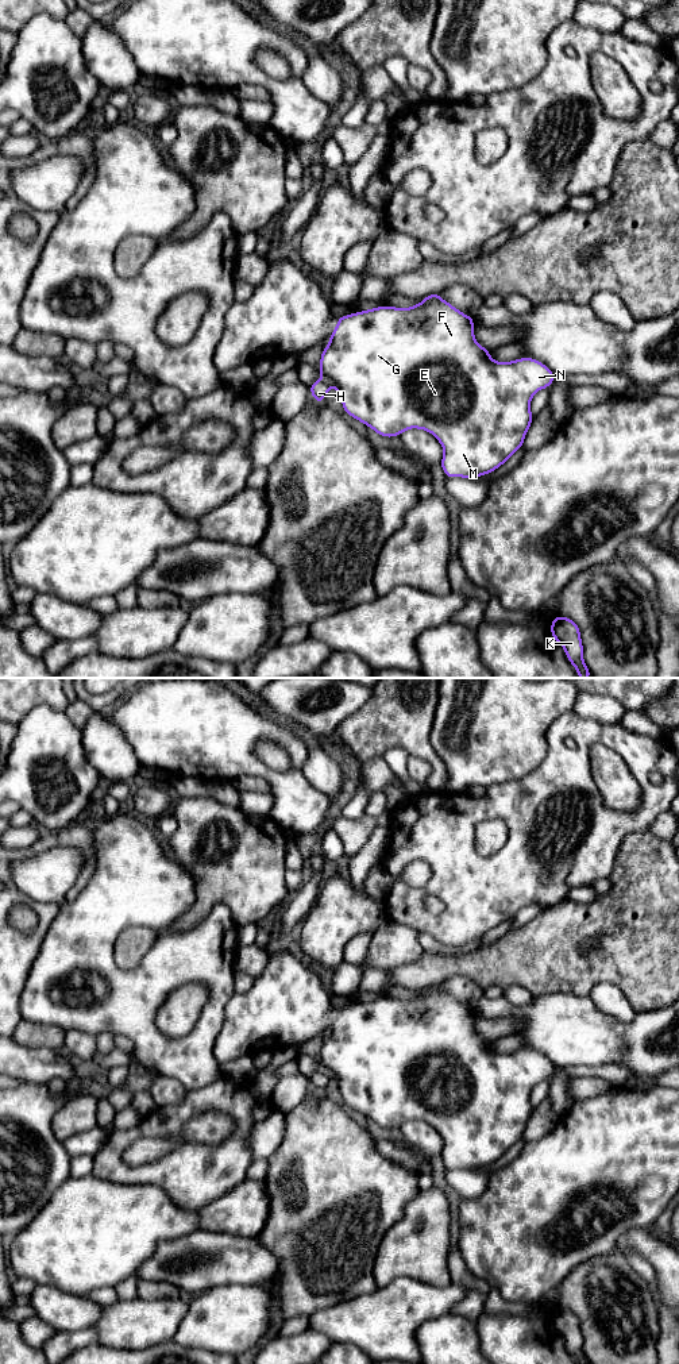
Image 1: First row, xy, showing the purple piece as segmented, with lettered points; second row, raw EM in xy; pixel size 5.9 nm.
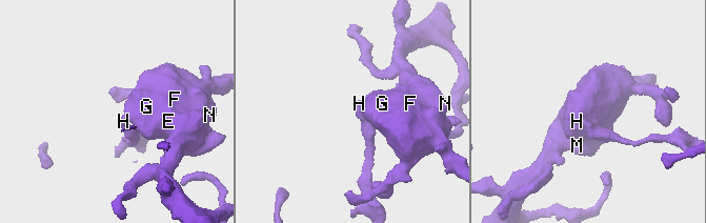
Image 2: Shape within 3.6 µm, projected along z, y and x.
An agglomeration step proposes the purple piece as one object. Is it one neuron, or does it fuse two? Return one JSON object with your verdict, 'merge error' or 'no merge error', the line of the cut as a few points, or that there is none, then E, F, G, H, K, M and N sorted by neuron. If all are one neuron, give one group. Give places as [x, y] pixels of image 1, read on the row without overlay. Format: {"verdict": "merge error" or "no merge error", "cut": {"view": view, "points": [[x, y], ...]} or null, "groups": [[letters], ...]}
{"verdict": "no merge error", "cut": null, "groups": [["E", "F", "G", "H", "K", "M", "N"]]}

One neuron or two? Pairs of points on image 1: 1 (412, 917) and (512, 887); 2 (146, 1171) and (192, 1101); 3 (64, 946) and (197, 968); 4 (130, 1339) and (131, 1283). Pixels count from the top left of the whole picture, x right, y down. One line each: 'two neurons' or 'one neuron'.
1: one neuron
2: one neuron
3: one neuron
4: two neurons

